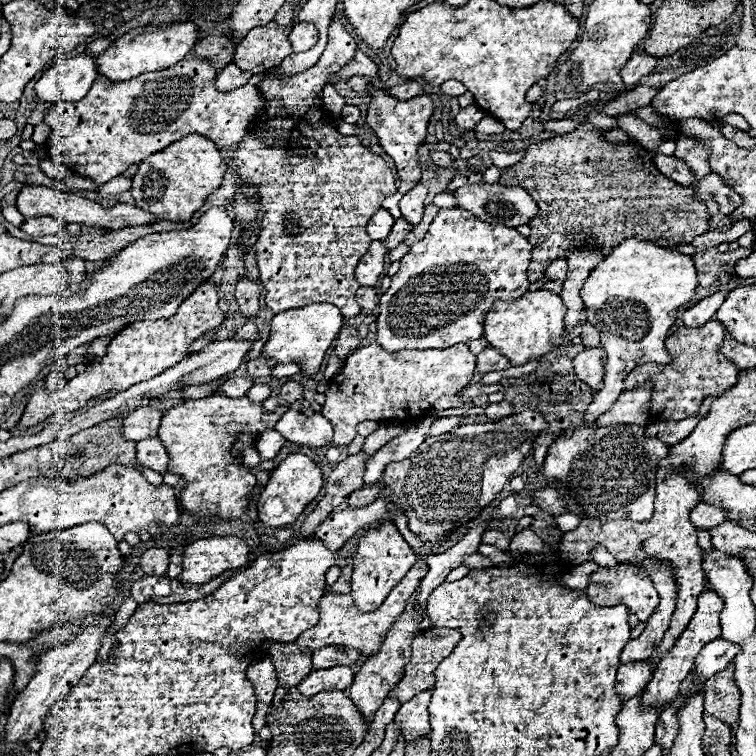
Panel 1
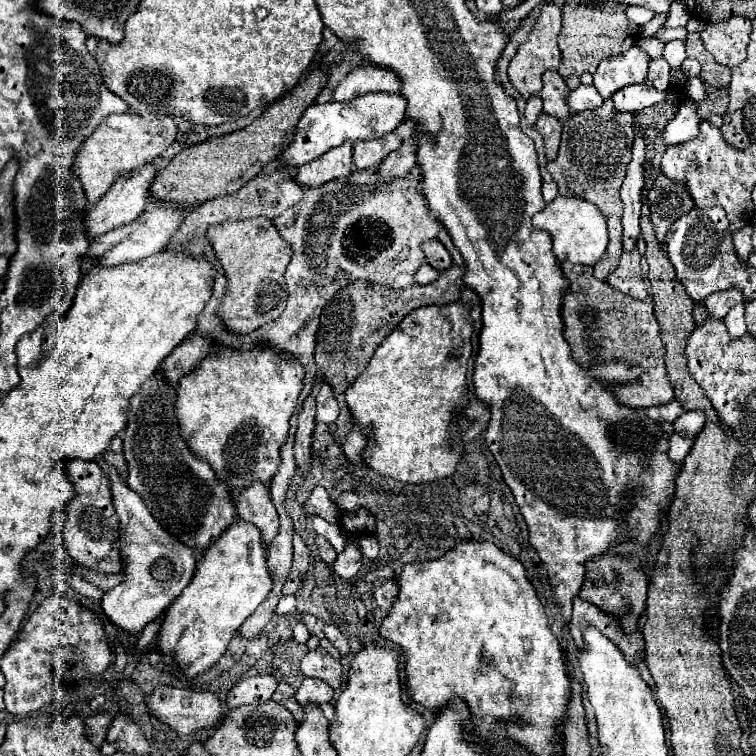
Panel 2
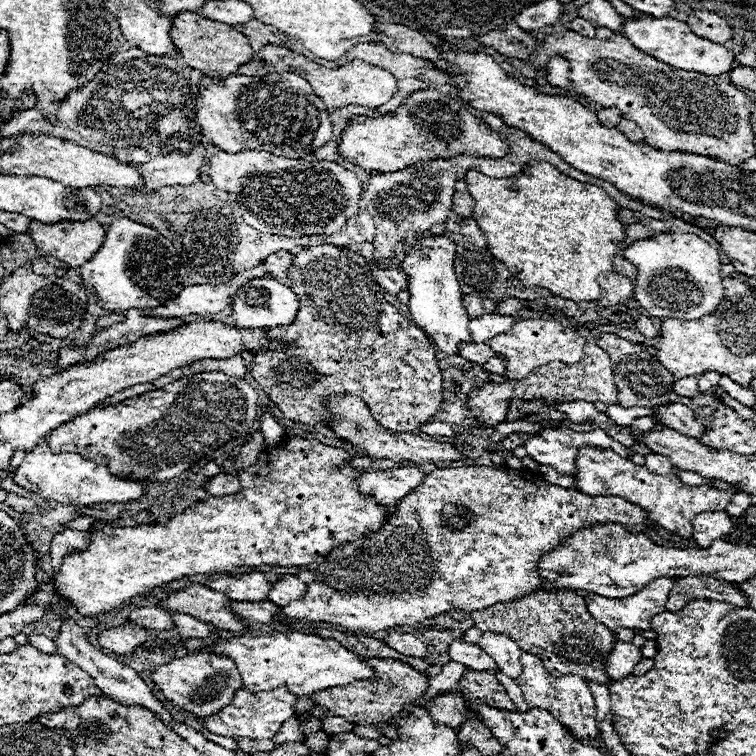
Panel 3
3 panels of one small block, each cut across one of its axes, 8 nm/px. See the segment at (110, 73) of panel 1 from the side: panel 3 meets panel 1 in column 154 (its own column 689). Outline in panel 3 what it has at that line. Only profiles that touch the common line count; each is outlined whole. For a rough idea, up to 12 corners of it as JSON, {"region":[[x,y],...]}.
{"region":[[626,18],[622,34],[674,68],[720,76],[722,44],[676,18]]}

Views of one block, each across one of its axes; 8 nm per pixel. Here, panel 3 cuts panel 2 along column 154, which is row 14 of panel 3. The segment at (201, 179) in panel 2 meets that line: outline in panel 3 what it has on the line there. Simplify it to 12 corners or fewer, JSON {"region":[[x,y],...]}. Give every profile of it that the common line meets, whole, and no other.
{"region":[[174,16],[170,38],[190,68],[228,78],[252,60],[234,26]]}

